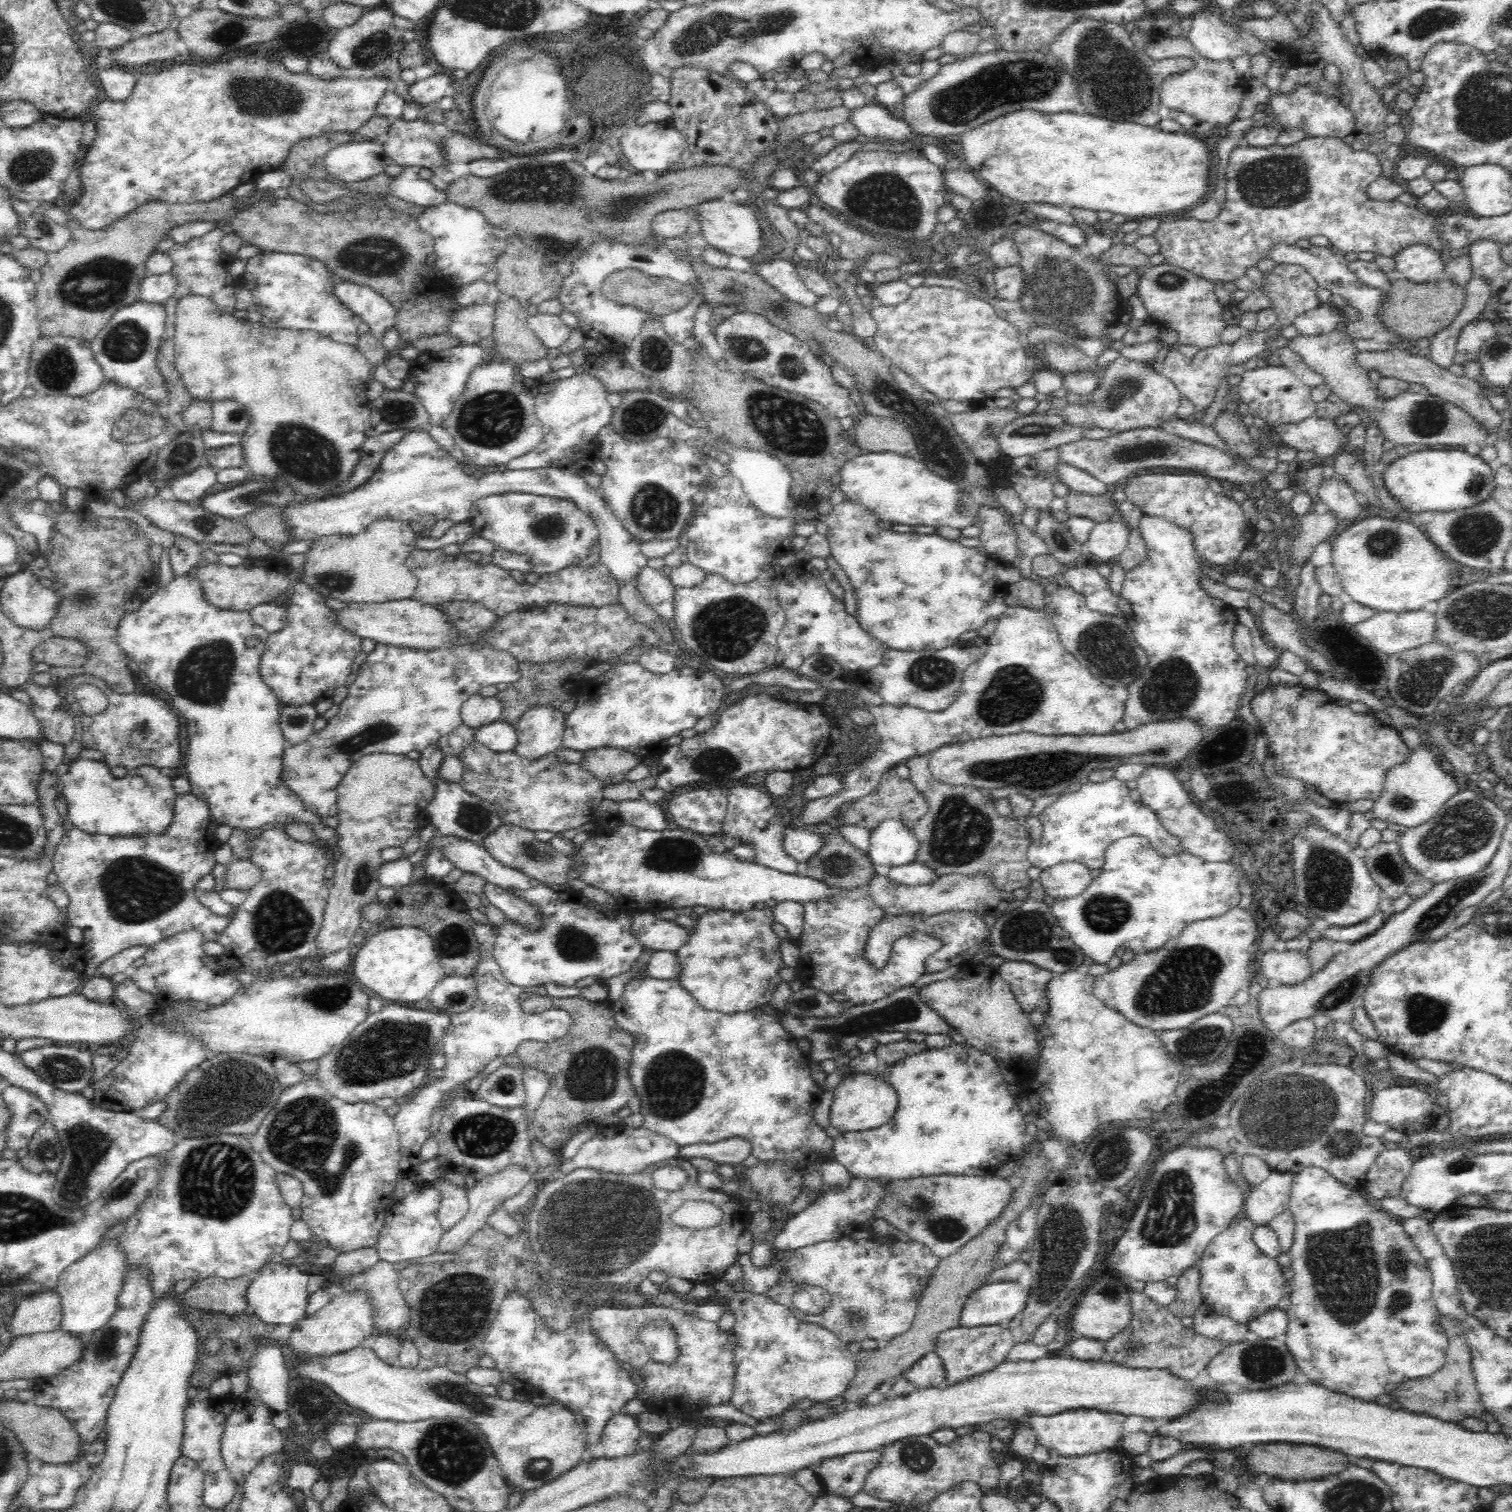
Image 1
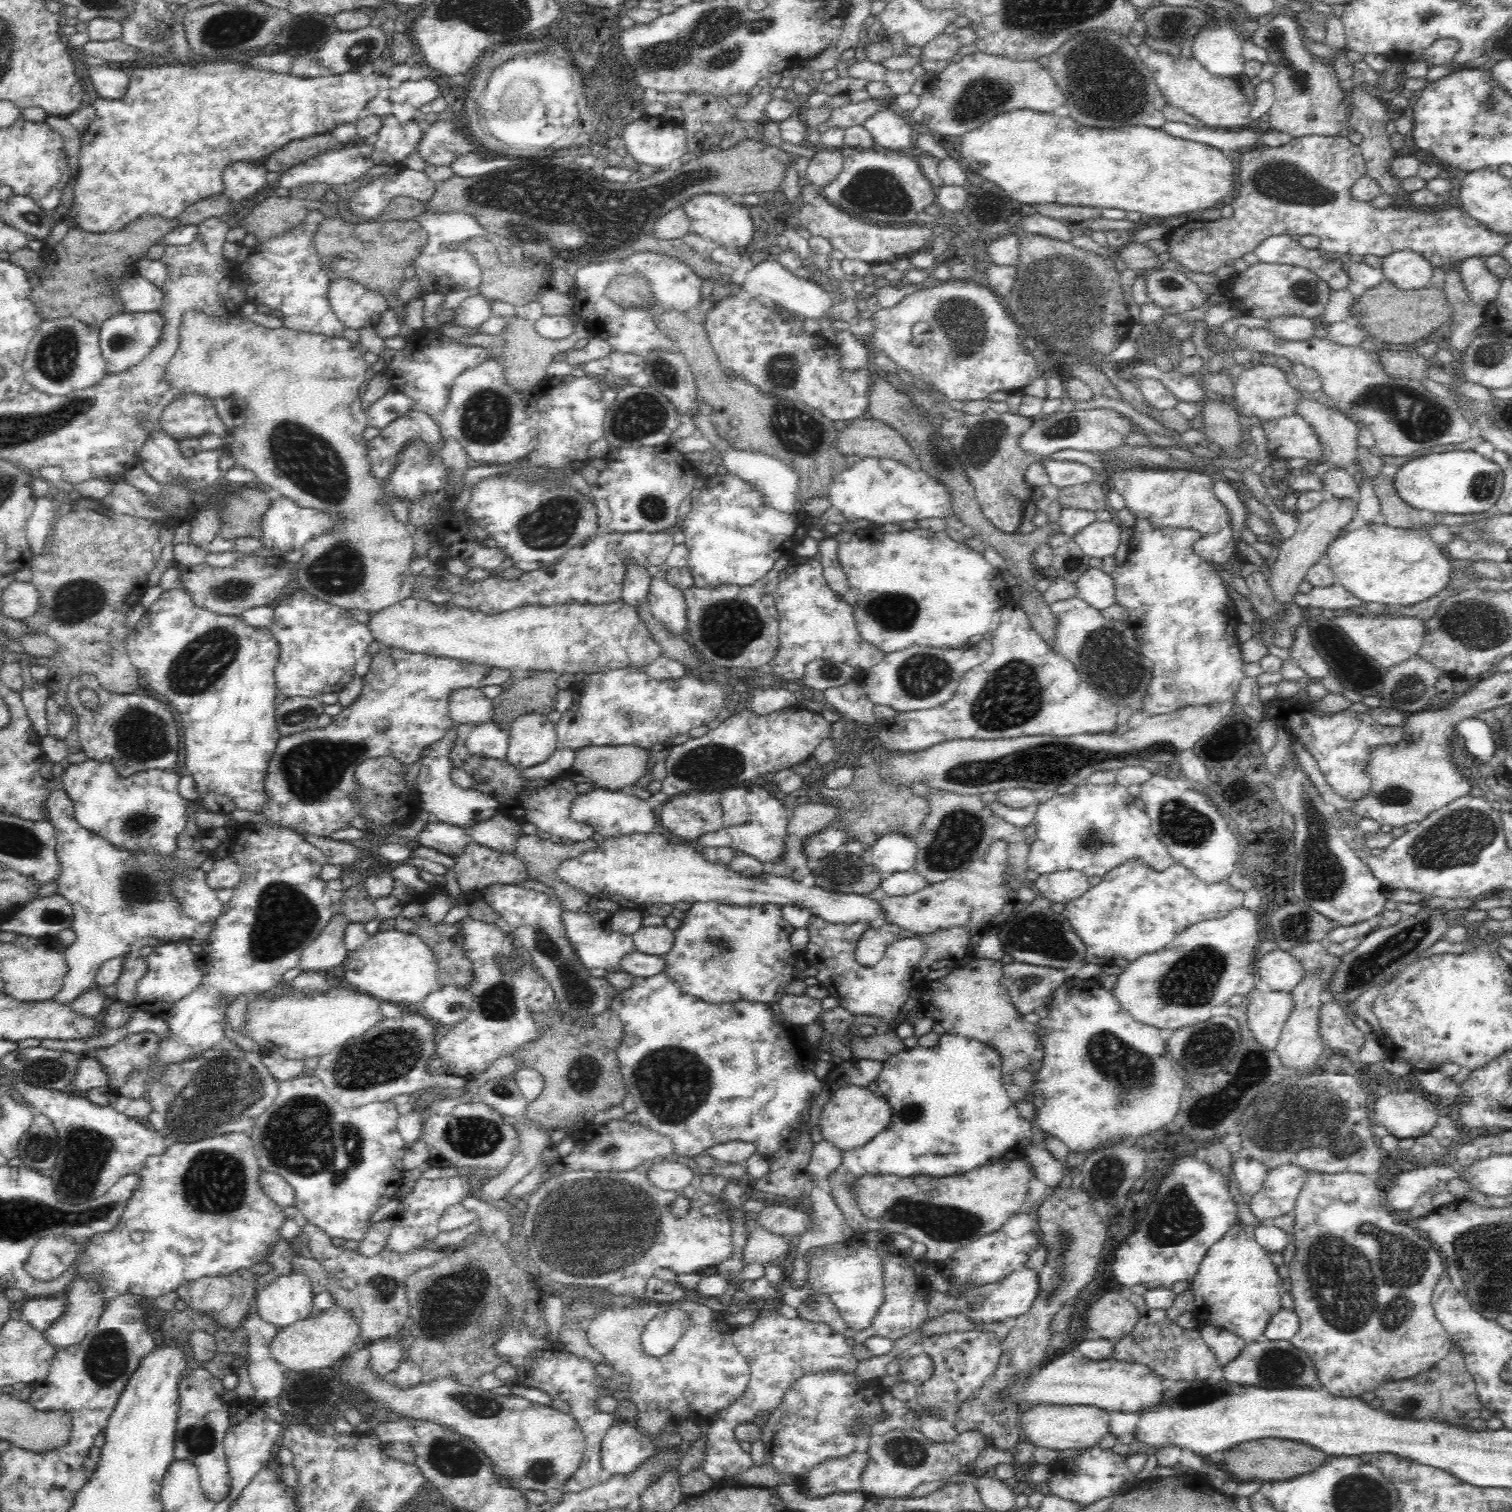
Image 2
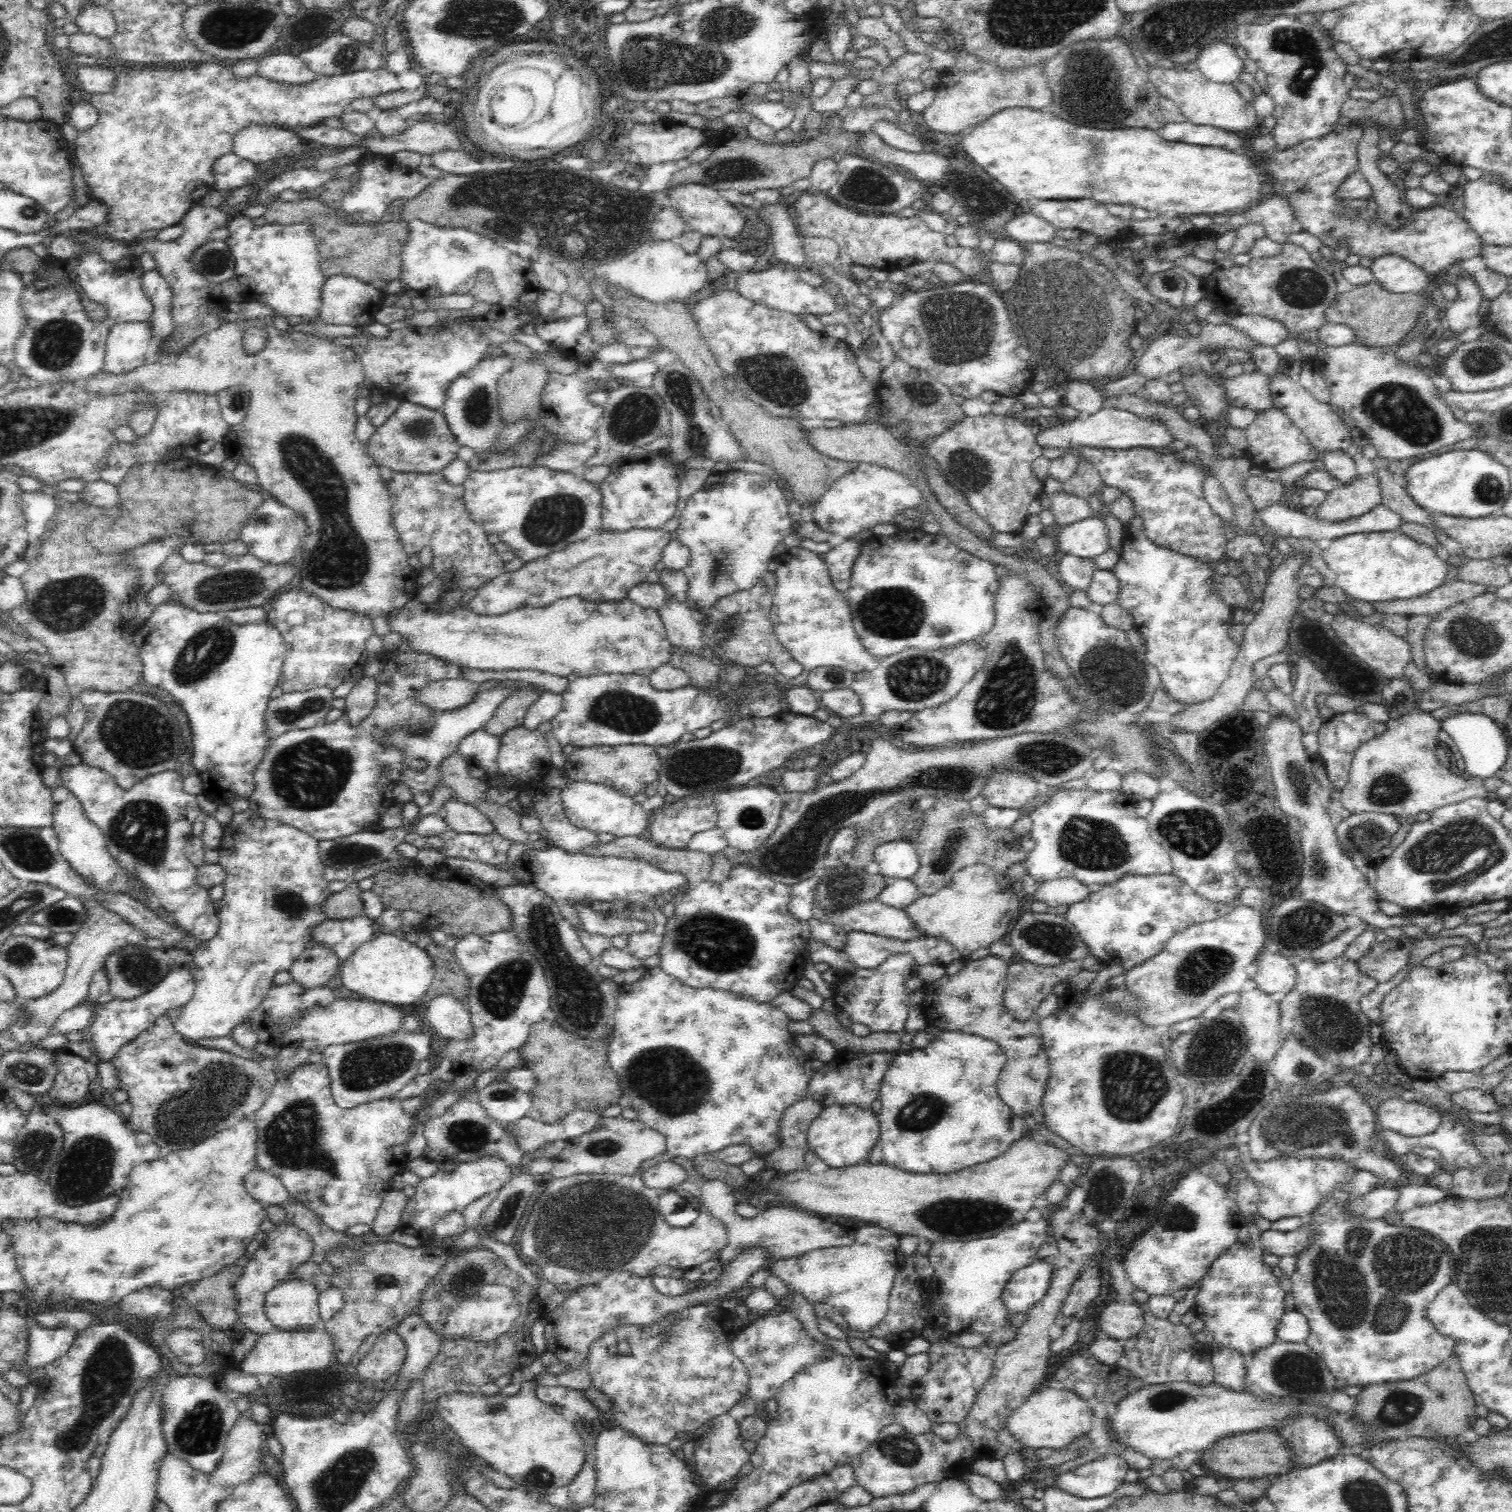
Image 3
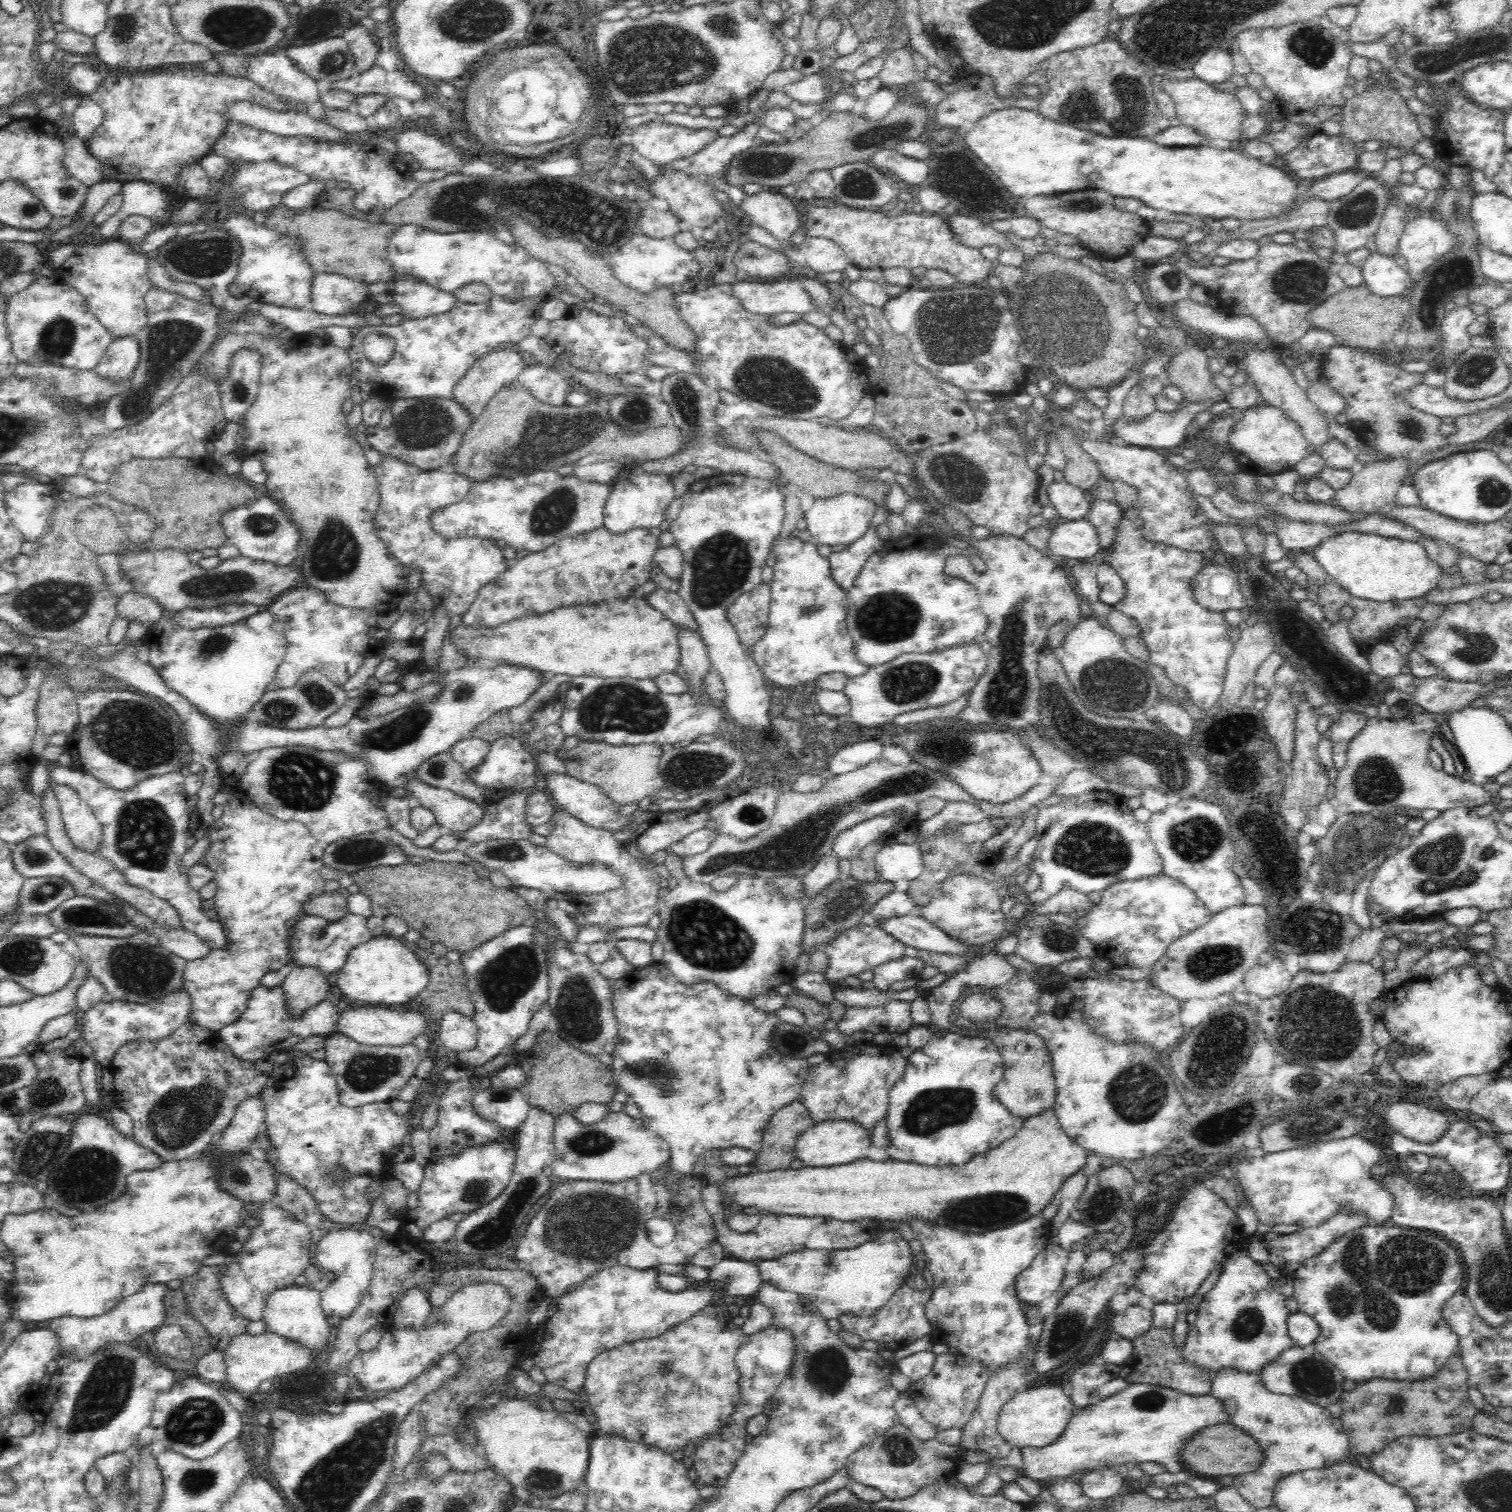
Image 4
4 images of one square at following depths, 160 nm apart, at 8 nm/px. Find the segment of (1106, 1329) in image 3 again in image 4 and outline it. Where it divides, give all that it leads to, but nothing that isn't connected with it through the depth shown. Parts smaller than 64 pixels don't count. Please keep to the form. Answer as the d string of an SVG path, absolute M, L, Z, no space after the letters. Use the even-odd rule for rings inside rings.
M1130 1306L1124 1313L1116 1313L1112 1318L1112 1328L1116 1337L1134 1340L1144 1336L1153 1327L1153 1310L1140 1306Z

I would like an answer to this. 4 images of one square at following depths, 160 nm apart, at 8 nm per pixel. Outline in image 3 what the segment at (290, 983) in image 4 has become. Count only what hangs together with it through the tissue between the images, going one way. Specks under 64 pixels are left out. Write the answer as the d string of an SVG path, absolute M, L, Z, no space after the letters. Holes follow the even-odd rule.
M322 945L312 946L291 967L290 980L304 989L323 987L339 972L341 963Z

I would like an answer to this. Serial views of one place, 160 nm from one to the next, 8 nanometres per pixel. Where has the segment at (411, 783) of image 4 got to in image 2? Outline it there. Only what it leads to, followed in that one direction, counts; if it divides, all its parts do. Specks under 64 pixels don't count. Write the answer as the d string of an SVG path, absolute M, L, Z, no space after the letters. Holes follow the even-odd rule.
M497 811L491 818L470 824L463 830L473 842L514 854L517 834L521 826L512 819L508 819L508 816L501 811Z

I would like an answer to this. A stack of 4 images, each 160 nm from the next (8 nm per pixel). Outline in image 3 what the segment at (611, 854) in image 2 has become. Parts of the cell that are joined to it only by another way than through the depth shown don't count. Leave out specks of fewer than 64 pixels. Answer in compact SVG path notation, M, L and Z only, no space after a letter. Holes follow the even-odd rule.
M554 847L525 851L512 868L510 873L515 875L518 884L535 886L556 904L574 904L575 902L646 902L650 897L656 897L663 893L677 893L686 885L686 878L682 874L675 874L660 869L651 863L642 860L616 858L614 856L567 854L564 850ZM880 899L857 902L841 911L828 913L826 918L837 927L860 930L900 941L928 937L905 910L886 906Z

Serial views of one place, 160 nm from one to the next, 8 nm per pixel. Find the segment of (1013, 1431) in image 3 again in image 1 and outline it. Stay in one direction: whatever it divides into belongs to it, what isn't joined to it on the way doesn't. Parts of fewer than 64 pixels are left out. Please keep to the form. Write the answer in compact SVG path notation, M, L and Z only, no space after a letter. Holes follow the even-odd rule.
M1078 1409L1048 1416L1031 1416L1024 1421L1034 1432L1040 1446L1060 1456L1072 1458L1111 1450L1121 1436L1124 1420L1125 1416L1121 1414L1106 1413L1098 1409Z

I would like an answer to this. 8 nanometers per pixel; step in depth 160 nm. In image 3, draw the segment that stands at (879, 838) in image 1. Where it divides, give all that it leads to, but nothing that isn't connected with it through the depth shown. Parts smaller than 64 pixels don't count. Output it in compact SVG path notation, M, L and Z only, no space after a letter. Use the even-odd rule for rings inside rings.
M894 841L880 846L874 856L878 872L885 879L911 880L919 869L916 848L909 841Z

